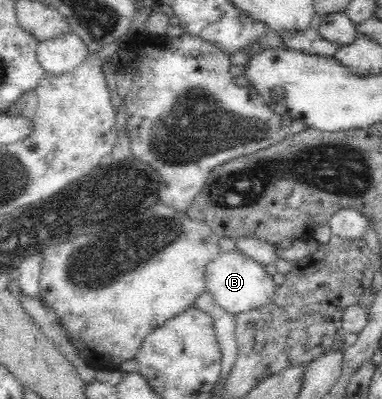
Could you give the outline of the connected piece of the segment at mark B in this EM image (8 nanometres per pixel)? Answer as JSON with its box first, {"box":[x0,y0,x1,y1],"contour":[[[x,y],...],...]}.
{"box":[206,250,278,316],"contour":[[[238,250],[224,251],[215,258],[215,261],[207,264],[206,290],[214,297],[219,307],[233,316],[250,310],[260,310],[272,302],[278,286],[273,277],[266,273],[264,267],[265,265],[252,260]]]}

